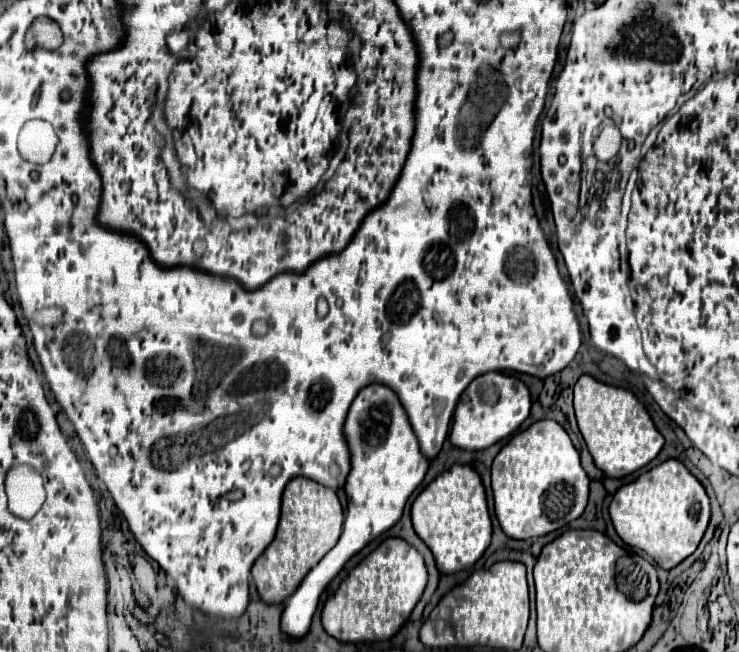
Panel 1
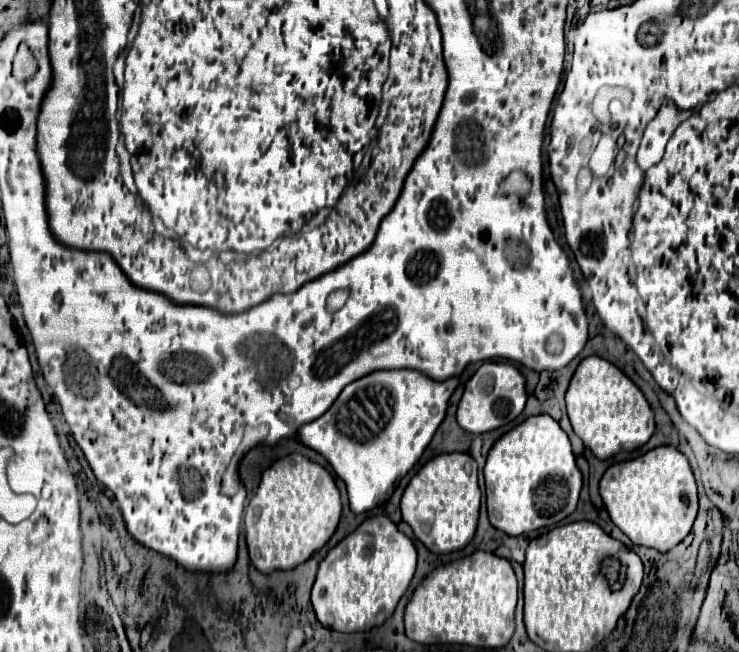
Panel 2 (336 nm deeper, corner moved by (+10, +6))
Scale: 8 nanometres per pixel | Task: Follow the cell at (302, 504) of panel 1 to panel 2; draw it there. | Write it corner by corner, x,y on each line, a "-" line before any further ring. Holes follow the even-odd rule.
300,453
274,461
264,473
244,515
252,565
262,573
294,569
328,543
340,521
342,501
332,475

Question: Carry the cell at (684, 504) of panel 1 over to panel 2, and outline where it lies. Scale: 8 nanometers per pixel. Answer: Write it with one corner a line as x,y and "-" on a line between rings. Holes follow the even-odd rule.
668,445
610,465
600,479
600,497
614,525
620,527
632,543
652,547
660,553
670,551
690,533
698,511
696,481
688,459
676,447

